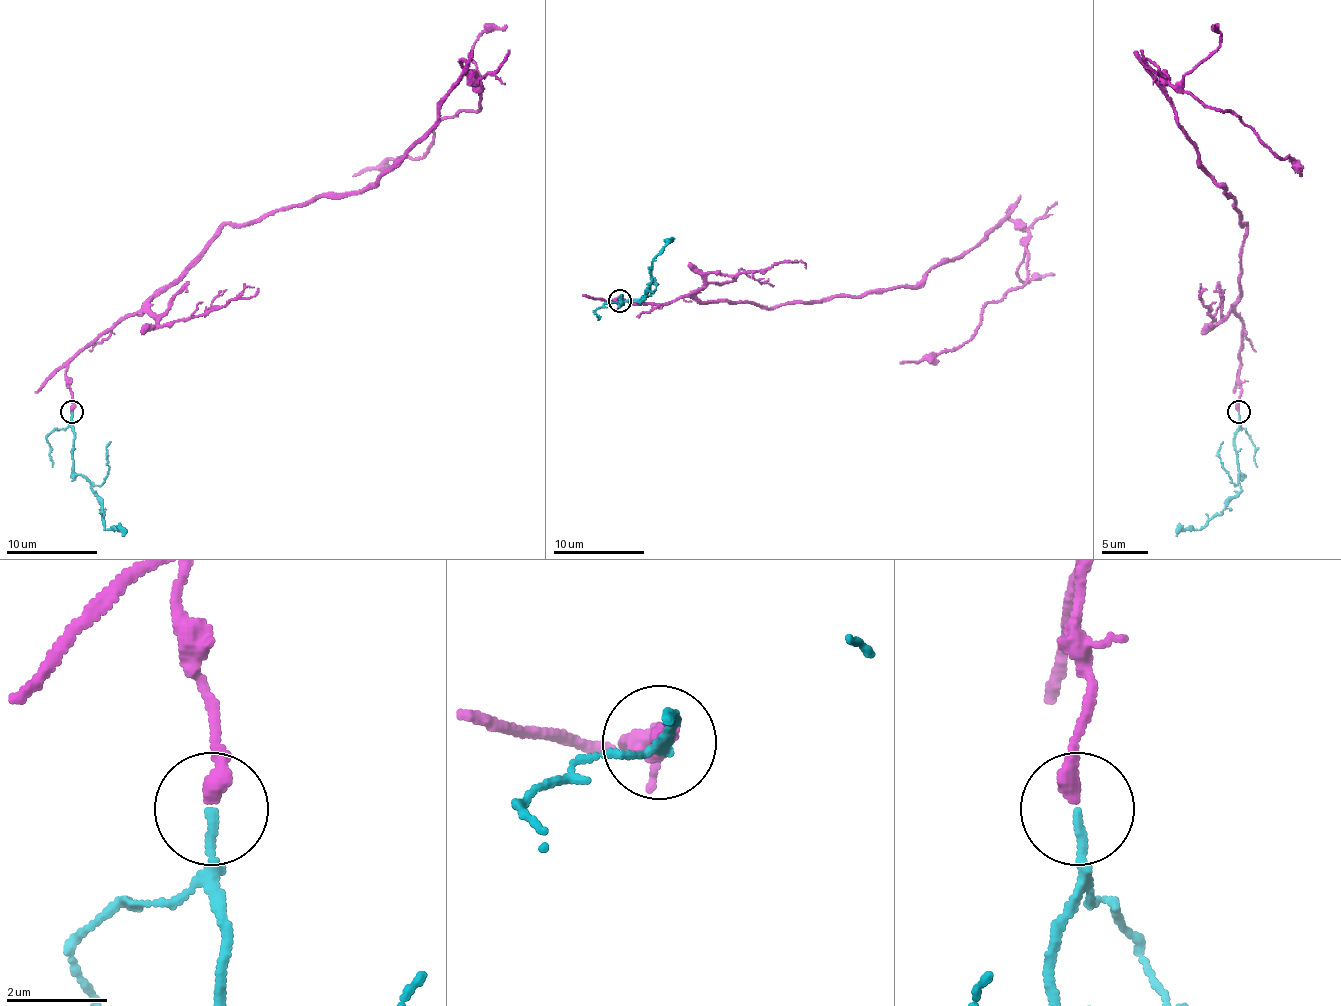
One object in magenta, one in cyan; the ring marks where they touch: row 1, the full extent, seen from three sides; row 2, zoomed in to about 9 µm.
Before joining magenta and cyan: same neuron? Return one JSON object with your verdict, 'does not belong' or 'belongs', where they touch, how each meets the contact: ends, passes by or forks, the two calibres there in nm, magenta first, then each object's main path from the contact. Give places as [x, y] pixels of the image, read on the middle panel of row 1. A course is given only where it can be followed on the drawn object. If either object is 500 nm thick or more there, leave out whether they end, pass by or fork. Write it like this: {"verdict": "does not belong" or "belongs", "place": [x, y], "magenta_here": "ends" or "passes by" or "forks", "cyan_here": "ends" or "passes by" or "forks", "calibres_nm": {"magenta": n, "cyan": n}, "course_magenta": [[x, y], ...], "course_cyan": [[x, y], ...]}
{"verdict": "belongs", "place": [619, 300], "magenta_here": "ends", "cyan_here": "ends", "calibres_nm": {"magenta": 320, "cyan": 170}, "course_magenta": [[620, 301], [773, 308], [911, 287], [1014, 207], [1027, 280], [991, 301], [968, 340], [899, 363]], "course_cyan": [[620, 301], [622, 296], [620, 298], [640, 301], [652, 280], [652, 264], [670, 237]]}

